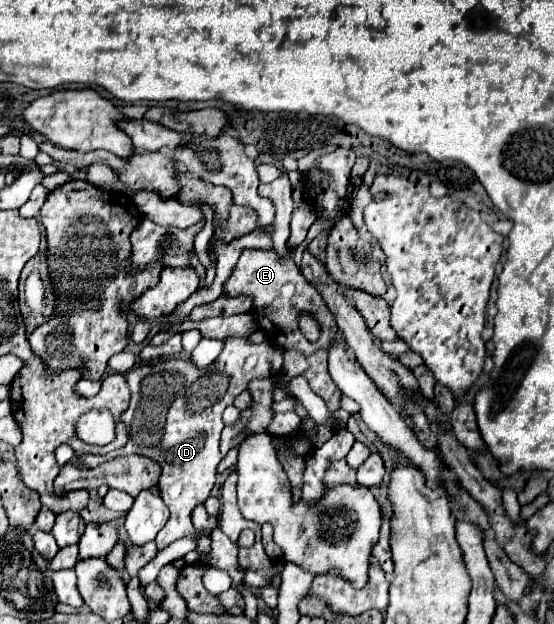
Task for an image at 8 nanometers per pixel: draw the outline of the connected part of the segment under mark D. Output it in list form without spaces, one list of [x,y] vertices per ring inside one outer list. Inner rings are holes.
[[[228,336],[224,340],[224,348],[220,352],[220,356],[206,368],[196,368],[196,364],[192,360],[172,360],[172,372],[164,372],[164,374],[156,374],[158,378],[144,378],[142,382],[128,382],[130,390],[132,390],[132,402],[130,408],[120,416],[120,420],[128,426],[128,444],[122,450],[114,450],[106,456],[82,456],[82,462],[88,468],[94,468],[98,464],[102,464],[104,460],[122,456],[122,454],[140,454],[146,458],[152,458],[160,464],[162,474],[158,480],[158,488],[160,488],[160,498],[164,500],[164,504],[170,510],[170,520],[166,522],[166,526],[158,532],[156,536],[156,546],[158,550],[166,548],[170,542],[190,536],[196,532],[196,528],[192,526],[192,510],[206,502],[206,498],[210,496],[214,482],[216,482],[216,468],[222,460],[218,444],[220,444],[220,434],[224,428],[222,422],[222,412],[234,402],[234,398],[244,392],[248,388],[248,382],[252,378],[272,378],[274,370],[282,368],[282,348],[272,344],[272,342],[262,342],[262,344],[248,344],[248,338],[234,338]]]

